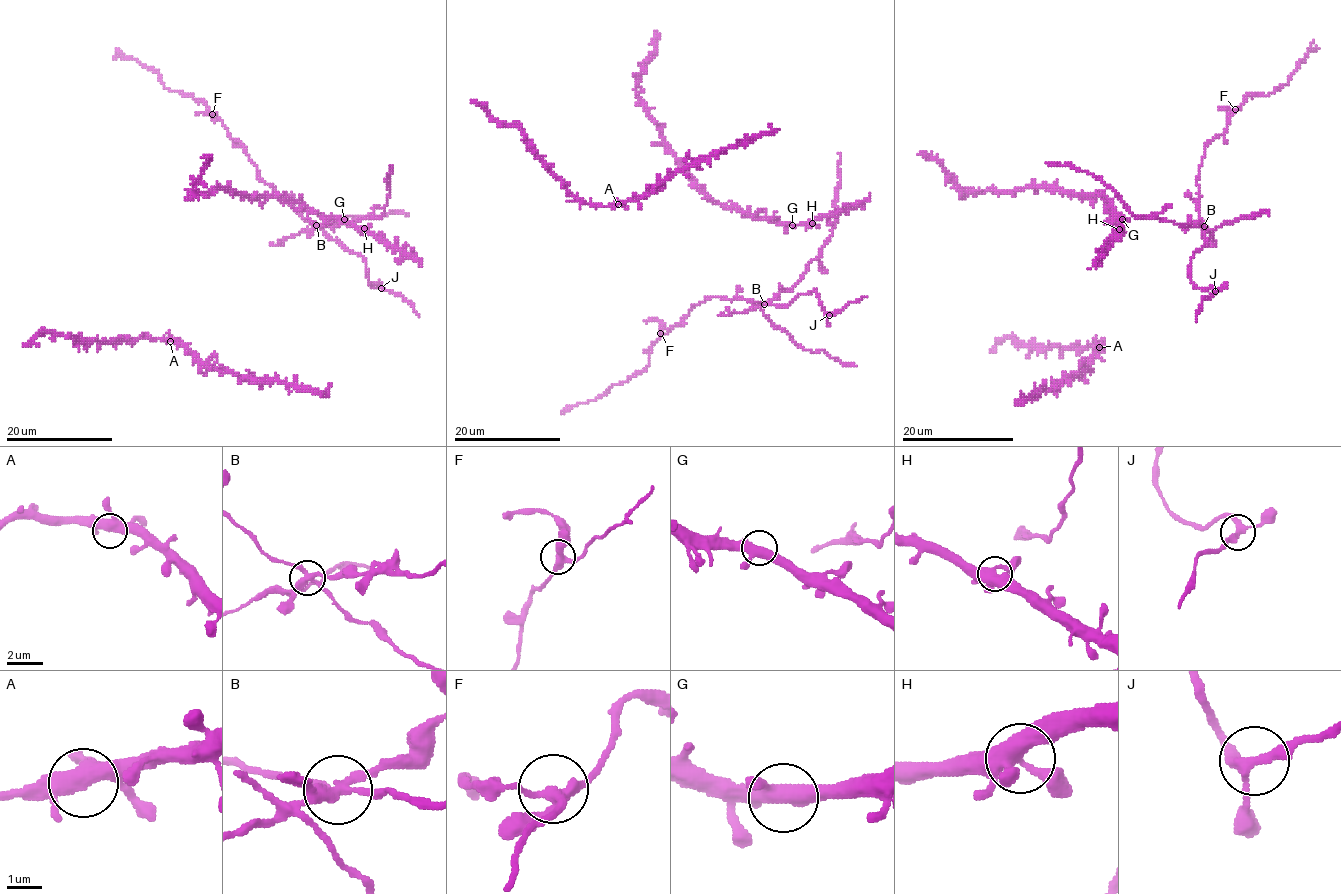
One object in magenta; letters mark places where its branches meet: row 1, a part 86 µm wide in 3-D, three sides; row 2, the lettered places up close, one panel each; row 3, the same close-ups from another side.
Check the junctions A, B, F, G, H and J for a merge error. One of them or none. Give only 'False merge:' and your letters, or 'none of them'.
False merge: B

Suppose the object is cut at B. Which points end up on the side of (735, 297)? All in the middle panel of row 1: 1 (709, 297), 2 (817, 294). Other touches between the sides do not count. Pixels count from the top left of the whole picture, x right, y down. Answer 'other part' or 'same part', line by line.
1: same part
2: same part

